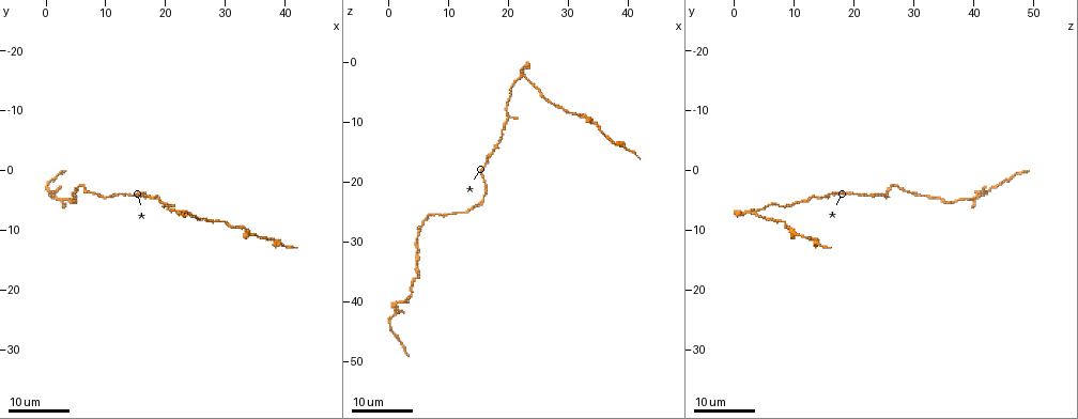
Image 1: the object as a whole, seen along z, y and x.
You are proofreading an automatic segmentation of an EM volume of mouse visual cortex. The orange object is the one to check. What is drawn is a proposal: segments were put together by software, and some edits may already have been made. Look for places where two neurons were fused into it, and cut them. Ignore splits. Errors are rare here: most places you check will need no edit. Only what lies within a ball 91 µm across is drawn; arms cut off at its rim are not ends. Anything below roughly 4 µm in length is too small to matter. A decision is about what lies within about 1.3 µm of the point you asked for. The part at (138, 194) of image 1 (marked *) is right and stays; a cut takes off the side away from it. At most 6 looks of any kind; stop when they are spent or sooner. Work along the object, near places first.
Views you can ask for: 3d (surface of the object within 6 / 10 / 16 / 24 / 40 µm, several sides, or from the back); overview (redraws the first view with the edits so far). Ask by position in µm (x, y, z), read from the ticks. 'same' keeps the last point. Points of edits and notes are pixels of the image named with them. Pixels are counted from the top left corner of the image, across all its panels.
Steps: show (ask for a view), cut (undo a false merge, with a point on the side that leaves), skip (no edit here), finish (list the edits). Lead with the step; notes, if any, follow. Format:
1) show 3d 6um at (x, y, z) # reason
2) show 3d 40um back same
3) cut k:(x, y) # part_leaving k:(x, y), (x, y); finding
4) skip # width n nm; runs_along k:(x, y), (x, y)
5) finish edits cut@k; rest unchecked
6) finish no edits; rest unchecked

show 3d 24um at (7.0, 3.5, 25.5) # two arms at a narrow angle

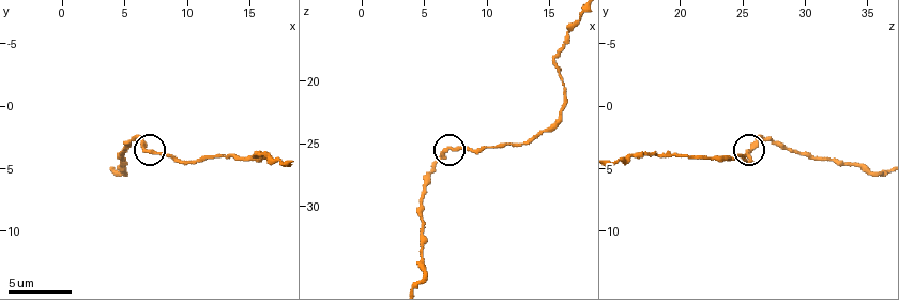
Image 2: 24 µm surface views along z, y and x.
show 3d 10um at (7.2, 3.6, 25.2)

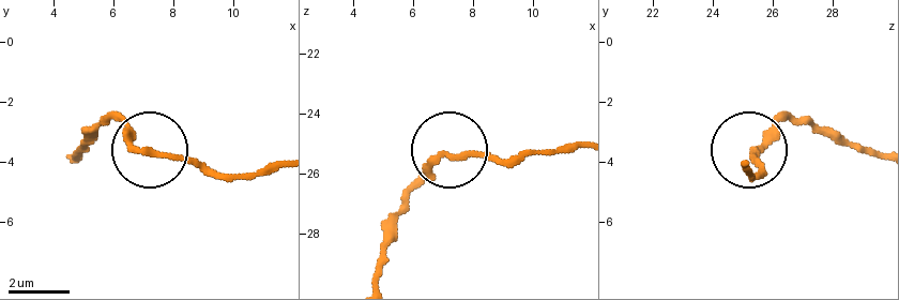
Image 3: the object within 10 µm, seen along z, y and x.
skip # runs_along 3:(578, 146), (502, 159), (456, 154), (405, 197); one neuron here

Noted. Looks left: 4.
show 3d 16um at (20.0, 6.0, 8.5) # side arm on a straight run

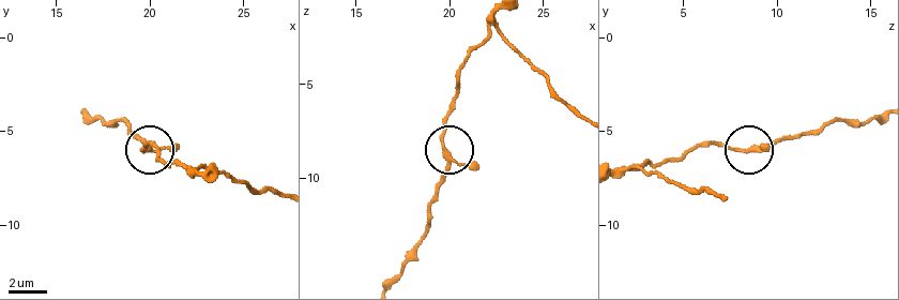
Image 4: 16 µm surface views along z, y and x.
show 3d 10um at (19.9, 6.0, 8.8)

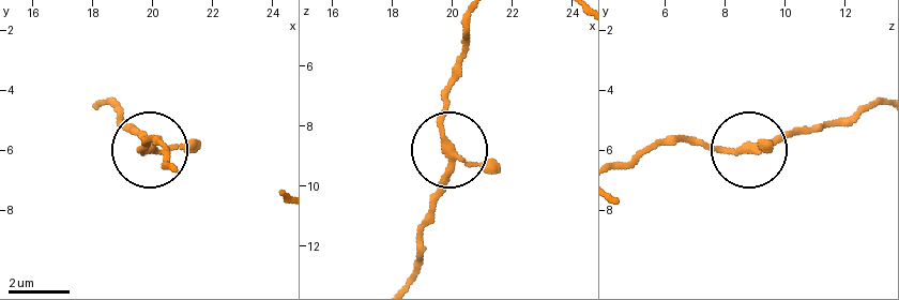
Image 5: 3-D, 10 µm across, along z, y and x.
skip # runs_along 5:(103, 104), (151, 150), (143, 150), (151, 143); continuous, no second neuron

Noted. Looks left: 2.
show 3d 10um at (4.4, 5.4, 36.0) # thick turns thin

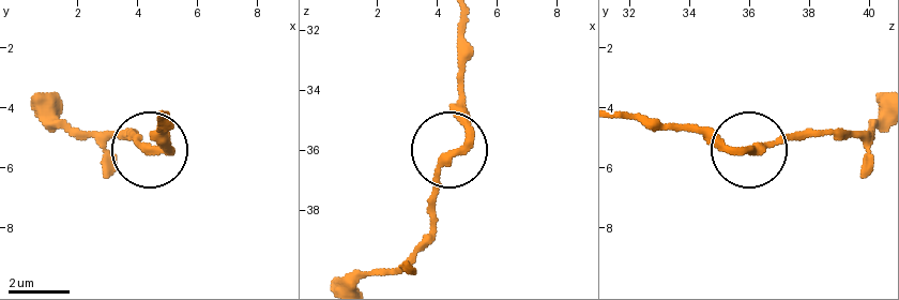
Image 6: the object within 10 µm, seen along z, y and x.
skip # runs_along 6:(621, 115), (690, 122), (744, 152), (810, 132); one neuron here

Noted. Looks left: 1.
finish no edits; rest unchecked

